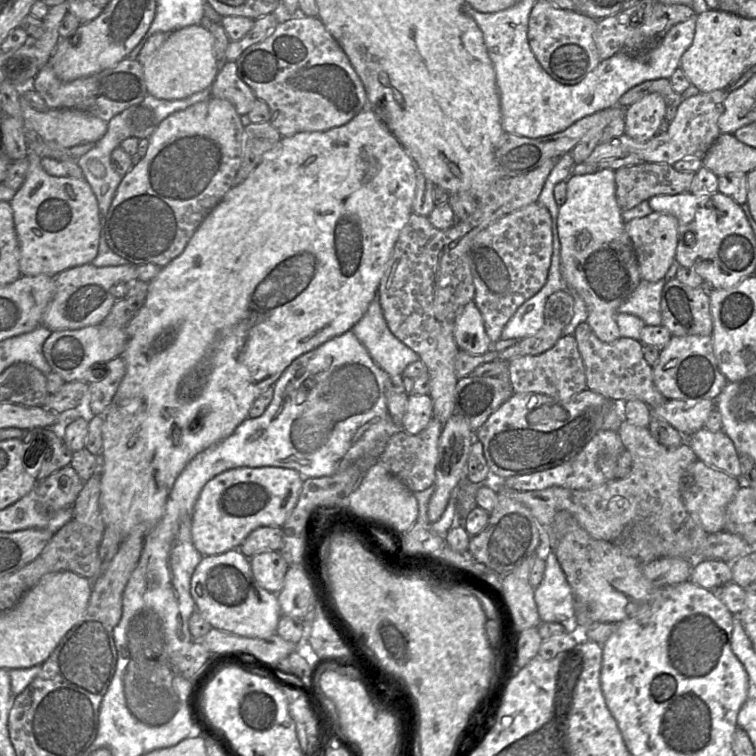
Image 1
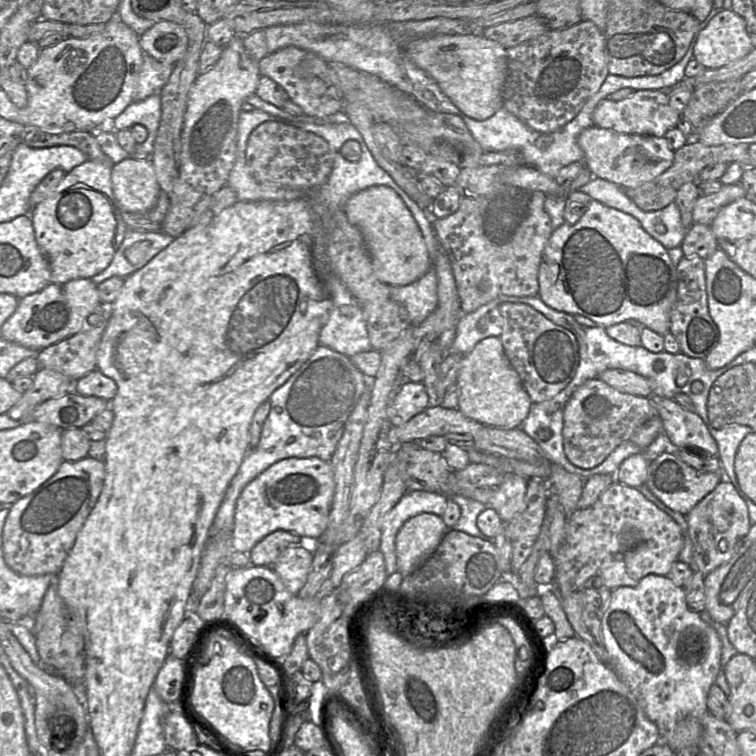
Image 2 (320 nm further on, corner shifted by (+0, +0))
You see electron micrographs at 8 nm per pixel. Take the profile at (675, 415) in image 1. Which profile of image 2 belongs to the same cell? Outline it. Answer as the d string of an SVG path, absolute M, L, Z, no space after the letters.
M599 378L588 379L573 392L564 409L563 445L566 457L579 468L594 468L655 415L649 397L621 392Z

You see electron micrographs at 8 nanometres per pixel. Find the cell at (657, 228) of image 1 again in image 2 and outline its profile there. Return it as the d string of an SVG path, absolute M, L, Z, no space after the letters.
M736 183L723 185L713 194L698 197L693 208L693 223L710 225L723 207L746 196L748 195L745 188Z

